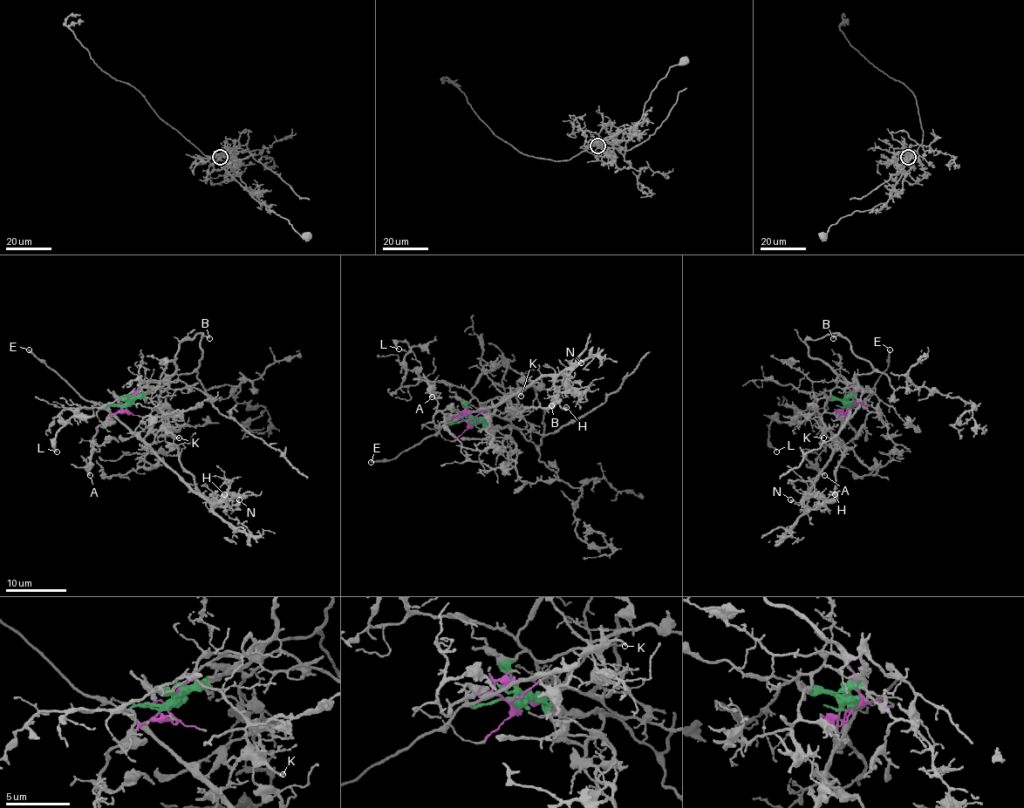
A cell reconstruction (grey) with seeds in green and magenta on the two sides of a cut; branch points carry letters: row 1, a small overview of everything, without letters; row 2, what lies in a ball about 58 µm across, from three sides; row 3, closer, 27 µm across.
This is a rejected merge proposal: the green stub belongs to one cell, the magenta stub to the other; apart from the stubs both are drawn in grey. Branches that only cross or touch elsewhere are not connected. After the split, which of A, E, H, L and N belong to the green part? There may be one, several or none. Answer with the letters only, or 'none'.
E, H, N

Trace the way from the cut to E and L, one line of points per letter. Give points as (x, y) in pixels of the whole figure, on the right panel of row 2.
E: (849, 404), (851, 408), (862, 402), (886, 370), (890, 349)
L: (851, 404), (849, 390), (841, 381), (809, 404), (814, 412), (797, 421), (774, 420), (768, 443), (776, 451)

